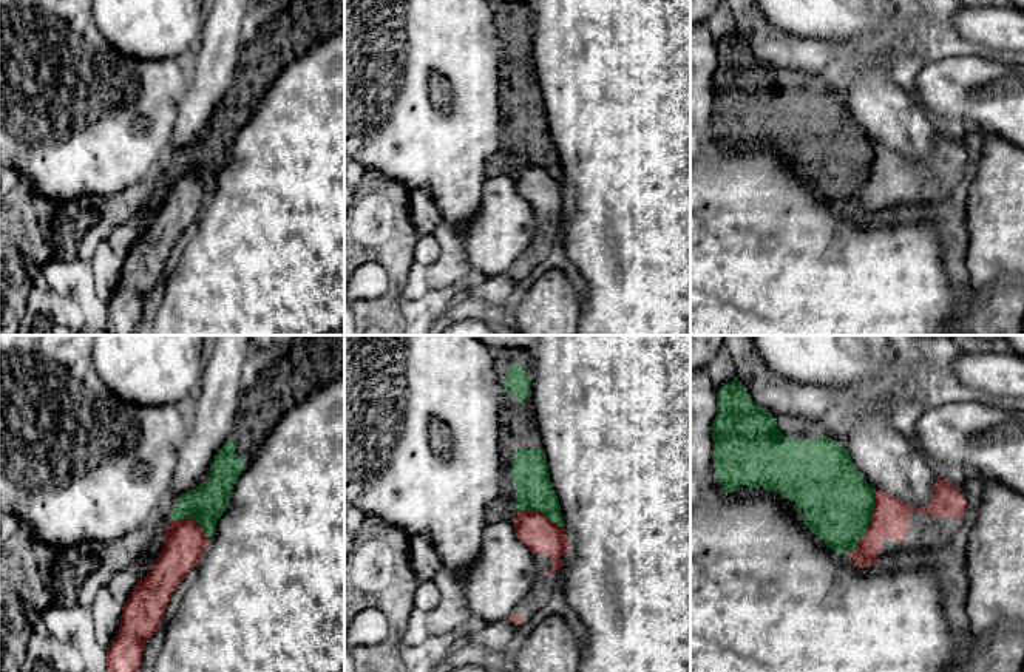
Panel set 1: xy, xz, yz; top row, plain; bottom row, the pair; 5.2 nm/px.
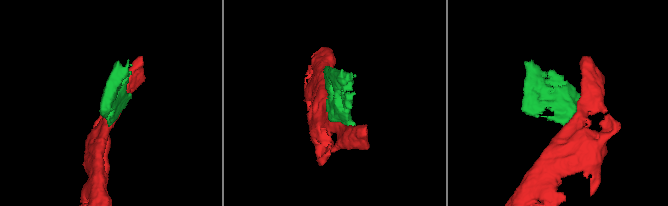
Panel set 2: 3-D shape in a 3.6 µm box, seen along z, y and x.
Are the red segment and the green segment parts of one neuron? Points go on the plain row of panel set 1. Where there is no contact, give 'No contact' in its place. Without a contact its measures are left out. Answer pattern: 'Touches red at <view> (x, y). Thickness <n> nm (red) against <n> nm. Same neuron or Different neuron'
Touches red at yz (871, 173). Thickness 190 nm (red) against 360 nm. Different neuron

